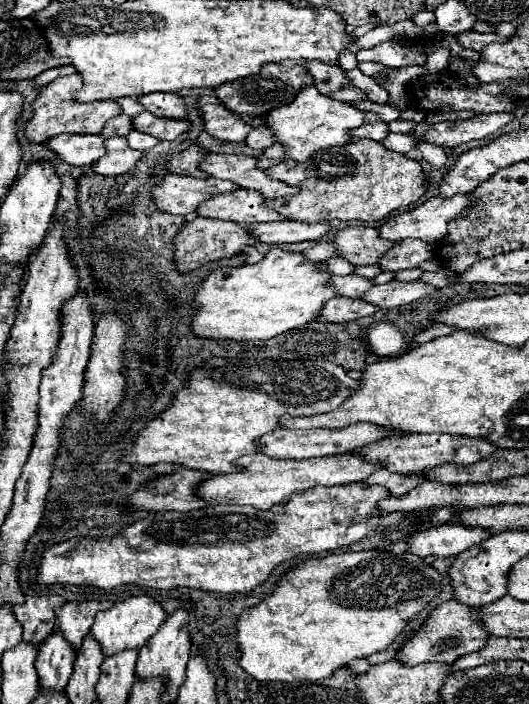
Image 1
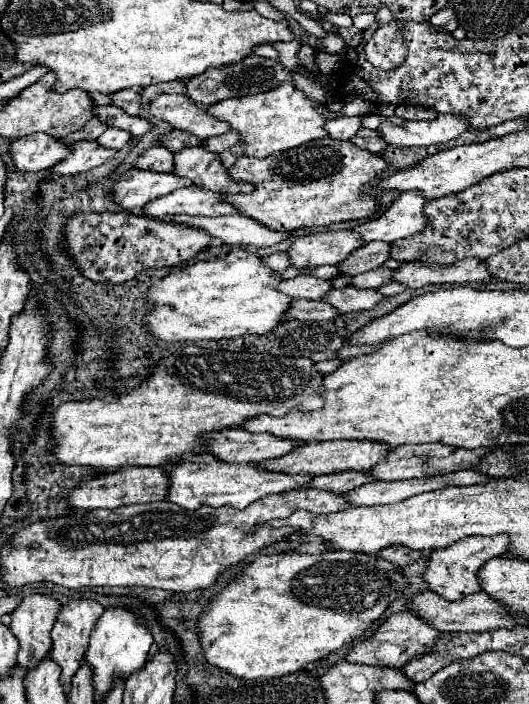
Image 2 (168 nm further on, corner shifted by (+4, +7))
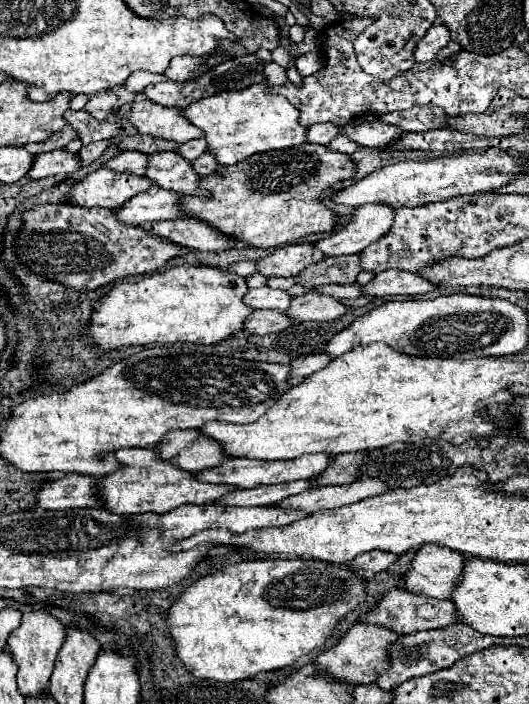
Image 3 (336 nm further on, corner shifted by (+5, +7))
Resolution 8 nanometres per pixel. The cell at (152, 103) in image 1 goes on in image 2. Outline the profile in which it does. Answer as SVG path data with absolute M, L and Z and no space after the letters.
M139 88L119 90L111 98L113 98L113 106L123 108L131 116L141 116L141 90Z

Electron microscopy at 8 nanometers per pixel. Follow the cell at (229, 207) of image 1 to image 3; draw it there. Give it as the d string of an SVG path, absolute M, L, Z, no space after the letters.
M152 186L150 190L134 196L132 200L116 208L114 214L118 222L128 226L140 226L144 222L158 222L158 220L174 220L182 214L178 198L180 196L174 196L162 188Z

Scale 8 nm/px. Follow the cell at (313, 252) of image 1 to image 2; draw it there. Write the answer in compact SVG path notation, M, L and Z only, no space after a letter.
M275 252L271 256L265 256L263 260L267 266L271 266L277 272L283 272L285 268L289 268L289 254L287 252Z

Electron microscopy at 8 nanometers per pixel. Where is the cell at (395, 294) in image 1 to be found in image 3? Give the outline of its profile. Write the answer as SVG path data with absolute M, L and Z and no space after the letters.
M302 294L290 300L290 306L284 310L284 314L288 318L292 318L294 322L322 322L322 320L336 320L338 316L342 316L348 308L344 308L340 304L340 300L330 298L330 296L322 296L322 294Z

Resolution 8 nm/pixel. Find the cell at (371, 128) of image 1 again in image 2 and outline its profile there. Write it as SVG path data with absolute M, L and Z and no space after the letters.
M341 116L341 118L333 118L325 124L327 128L327 134L331 138L337 138L337 140L349 140L353 138L353 134L357 134L357 130L363 126L361 122L361 116L355 116L355 118L349 118L349 116Z

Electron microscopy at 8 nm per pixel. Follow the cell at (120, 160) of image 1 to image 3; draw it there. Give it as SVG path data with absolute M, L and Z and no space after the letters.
M52 150L44 154L34 154L32 168L28 170L28 178L40 180L56 174L72 174L80 168L78 164L78 154L70 154L64 150Z

